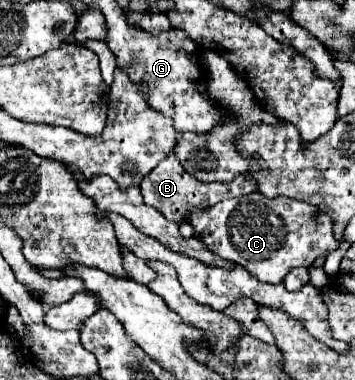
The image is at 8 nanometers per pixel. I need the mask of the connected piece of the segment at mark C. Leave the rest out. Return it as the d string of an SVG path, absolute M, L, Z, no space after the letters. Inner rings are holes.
M252 193L248 197L224 199L204 211L192 211L188 221L196 237L210 251L242 265L254 277L268 283L282 283L290 269L302 265L310 267L320 255L338 249L338 241L332 233L332 219L308 203L288 197L268 199L262 193Z

